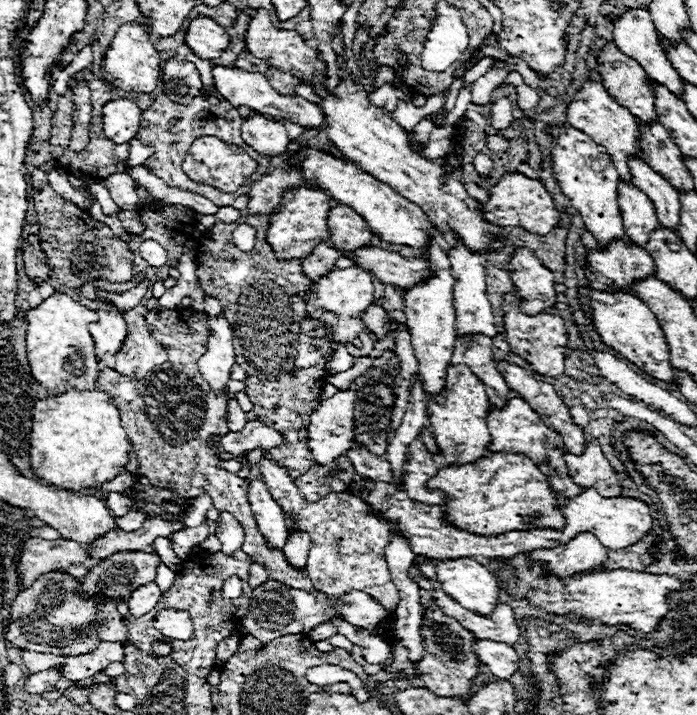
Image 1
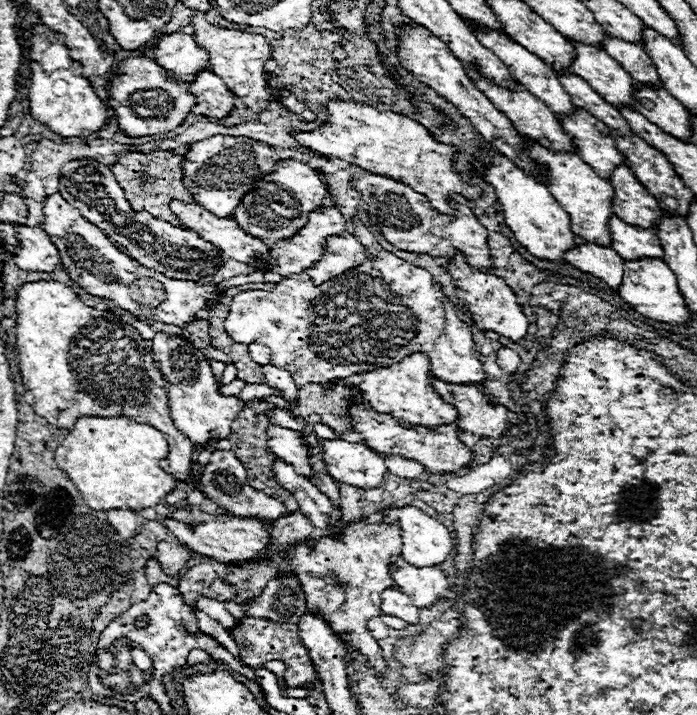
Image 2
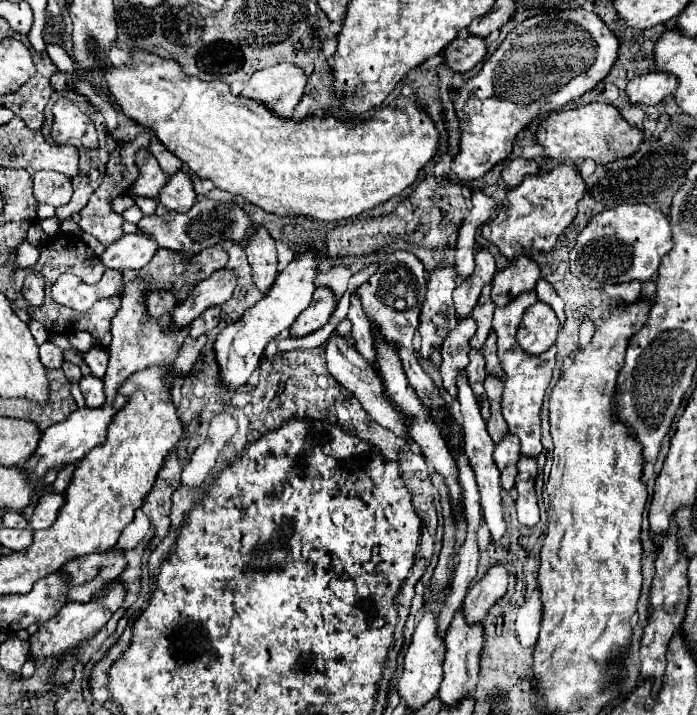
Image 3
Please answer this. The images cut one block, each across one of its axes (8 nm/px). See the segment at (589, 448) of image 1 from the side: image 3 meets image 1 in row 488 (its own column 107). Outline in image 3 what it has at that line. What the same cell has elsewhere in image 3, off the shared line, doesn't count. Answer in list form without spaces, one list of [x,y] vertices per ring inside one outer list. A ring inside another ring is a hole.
[[[108,584],[108,588],[112,588],[112,592],[108,592],[108,596],[102,596],[100,600],[92,600],[88,604],[66,604],[66,606],[62,606],[62,610],[54,618],[50,618],[46,624],[40,624],[38,632],[32,634],[28,640],[30,642],[28,656],[32,660],[40,662],[44,658],[66,652],[66,650],[82,644],[84,640],[92,638],[124,602],[126,590],[122,584]]]

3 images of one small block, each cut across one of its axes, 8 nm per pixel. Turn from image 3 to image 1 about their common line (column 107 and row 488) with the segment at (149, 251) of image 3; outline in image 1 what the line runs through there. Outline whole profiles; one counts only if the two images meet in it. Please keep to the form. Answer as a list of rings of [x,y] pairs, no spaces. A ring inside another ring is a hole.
[[[262,478],[254,480],[248,486],[248,500],[250,500],[250,508],[258,522],[258,530],[266,538],[266,544],[270,548],[282,550],[288,538],[288,528],[284,524],[282,508],[276,504],[276,500],[268,492]]]

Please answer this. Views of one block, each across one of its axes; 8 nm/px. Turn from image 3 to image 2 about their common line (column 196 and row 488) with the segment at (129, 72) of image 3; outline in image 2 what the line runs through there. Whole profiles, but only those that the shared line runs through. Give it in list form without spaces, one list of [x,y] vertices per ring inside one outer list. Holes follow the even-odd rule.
[[[116,416],[116,418],[78,418],[74,430],[64,438],[64,442],[56,448],[54,460],[62,472],[68,474],[68,478],[76,484],[80,494],[84,496],[84,502],[92,510],[114,510],[114,508],[130,508],[130,510],[144,510],[154,508],[164,500],[166,494],[174,492],[178,480],[174,474],[166,472],[160,466],[160,460],[168,456],[168,442],[162,432],[148,424],[138,424],[128,416]]]

